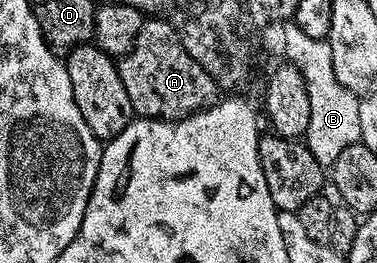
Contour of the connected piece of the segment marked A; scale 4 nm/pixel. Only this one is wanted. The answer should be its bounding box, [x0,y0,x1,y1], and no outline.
[118,17,221,119]

